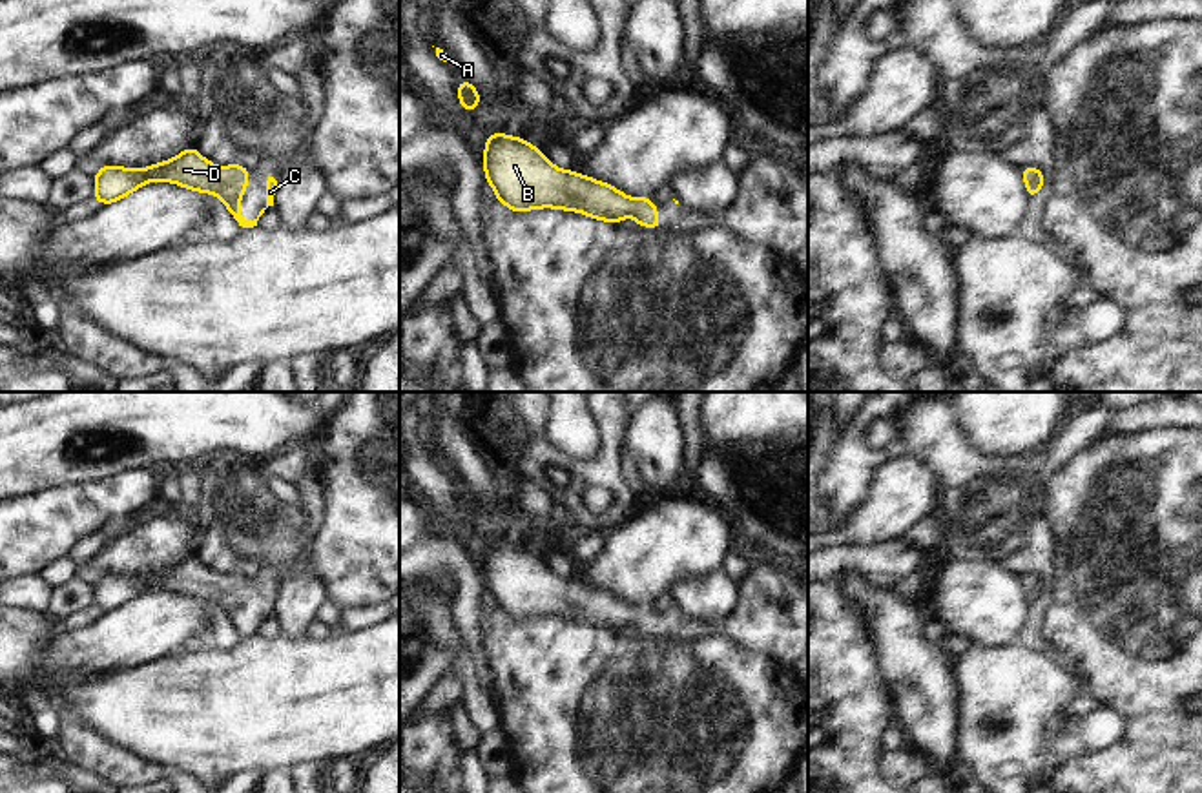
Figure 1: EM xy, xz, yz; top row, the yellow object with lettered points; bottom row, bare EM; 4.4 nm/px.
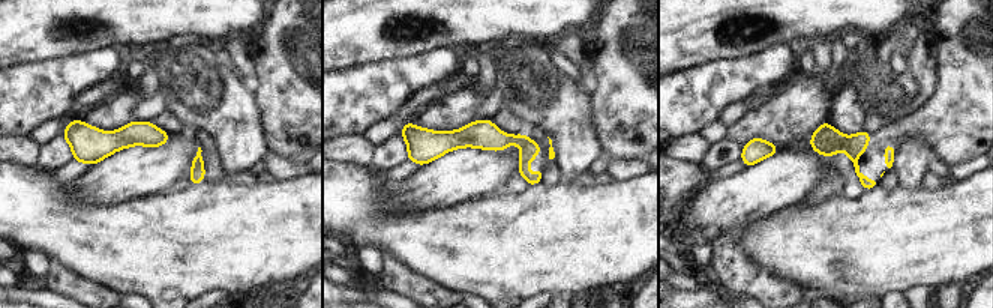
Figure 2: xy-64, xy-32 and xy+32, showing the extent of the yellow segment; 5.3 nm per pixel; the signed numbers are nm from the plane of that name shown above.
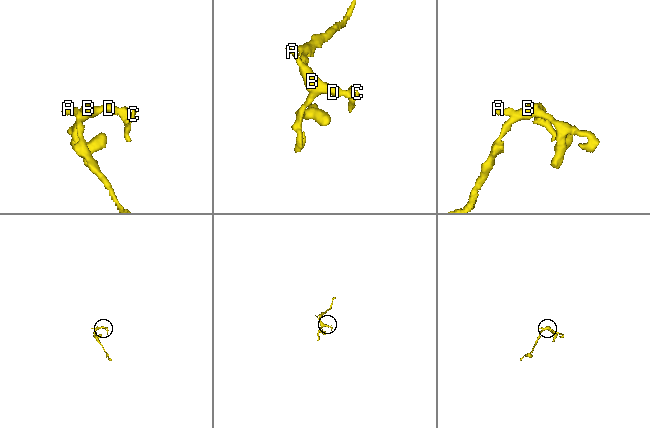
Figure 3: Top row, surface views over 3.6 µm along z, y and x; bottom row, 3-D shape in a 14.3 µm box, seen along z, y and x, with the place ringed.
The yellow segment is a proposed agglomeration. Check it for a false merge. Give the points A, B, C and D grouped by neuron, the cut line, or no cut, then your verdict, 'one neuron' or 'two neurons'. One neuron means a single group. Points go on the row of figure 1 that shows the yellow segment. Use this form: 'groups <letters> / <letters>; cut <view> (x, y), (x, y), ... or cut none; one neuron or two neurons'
groups A B C D; cut none; one neuron

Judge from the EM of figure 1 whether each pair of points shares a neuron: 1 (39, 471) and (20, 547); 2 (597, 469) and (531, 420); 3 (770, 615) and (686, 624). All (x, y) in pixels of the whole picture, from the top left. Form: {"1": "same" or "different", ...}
{"1": "different", "2": "same", "3": "same"}

